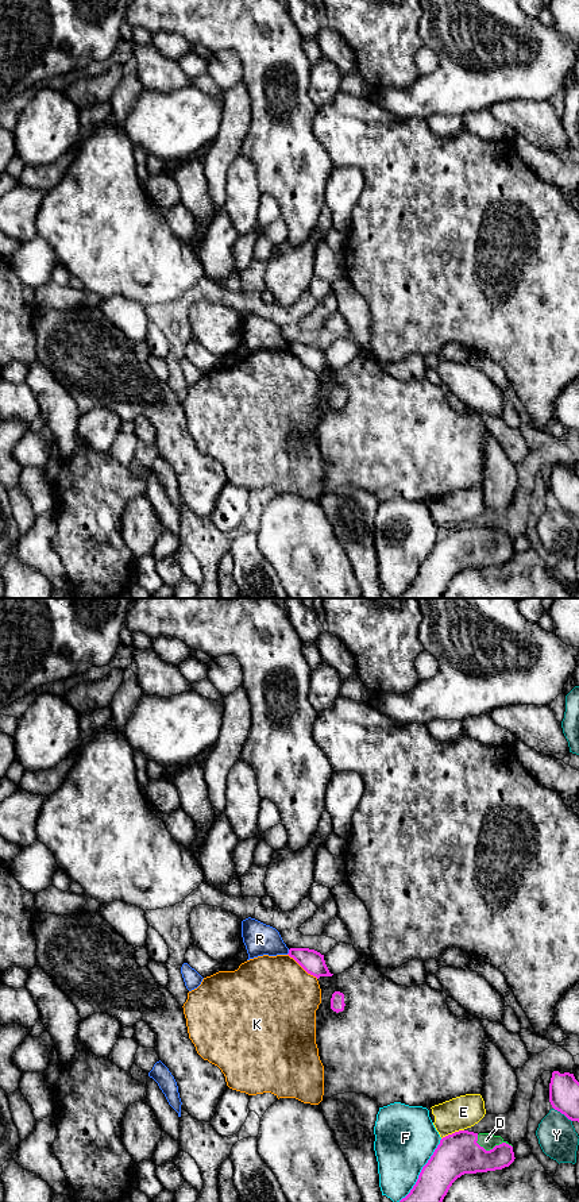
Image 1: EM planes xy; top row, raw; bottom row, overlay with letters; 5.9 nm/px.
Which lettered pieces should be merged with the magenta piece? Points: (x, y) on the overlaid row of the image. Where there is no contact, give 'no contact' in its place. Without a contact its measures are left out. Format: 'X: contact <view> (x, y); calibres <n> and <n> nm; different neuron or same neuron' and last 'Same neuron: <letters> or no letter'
D: contact xy (491, 1150); calibres 260 and 90 nm; same neuron
E: contact xy (452, 1133); calibres 260 and 200 nm; different neuron
F: contact xy (421, 1171); calibres 260 and 360 nm; different neuron
K: contact xy (302, 967); calibres 140 and 500 nm; different neuron
R: contact xy (289, 952); calibres 140 and 190 nm; different neuron
Y: contact xy (563, 1113); calibres 180 and 220 nm; different neuron
Same neuron: D

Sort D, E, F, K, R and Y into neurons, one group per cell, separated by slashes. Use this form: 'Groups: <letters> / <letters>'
Groups: D / E / F / K R / Y

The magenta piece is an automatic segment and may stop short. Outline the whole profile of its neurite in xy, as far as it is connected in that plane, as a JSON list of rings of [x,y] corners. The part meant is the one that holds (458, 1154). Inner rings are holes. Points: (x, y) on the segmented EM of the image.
[[[455,1132],[440,1140],[416,1184],[399,1202],[443,1202],[462,1175],[502,1170],[514,1159],[513,1145],[501,1136]]]

